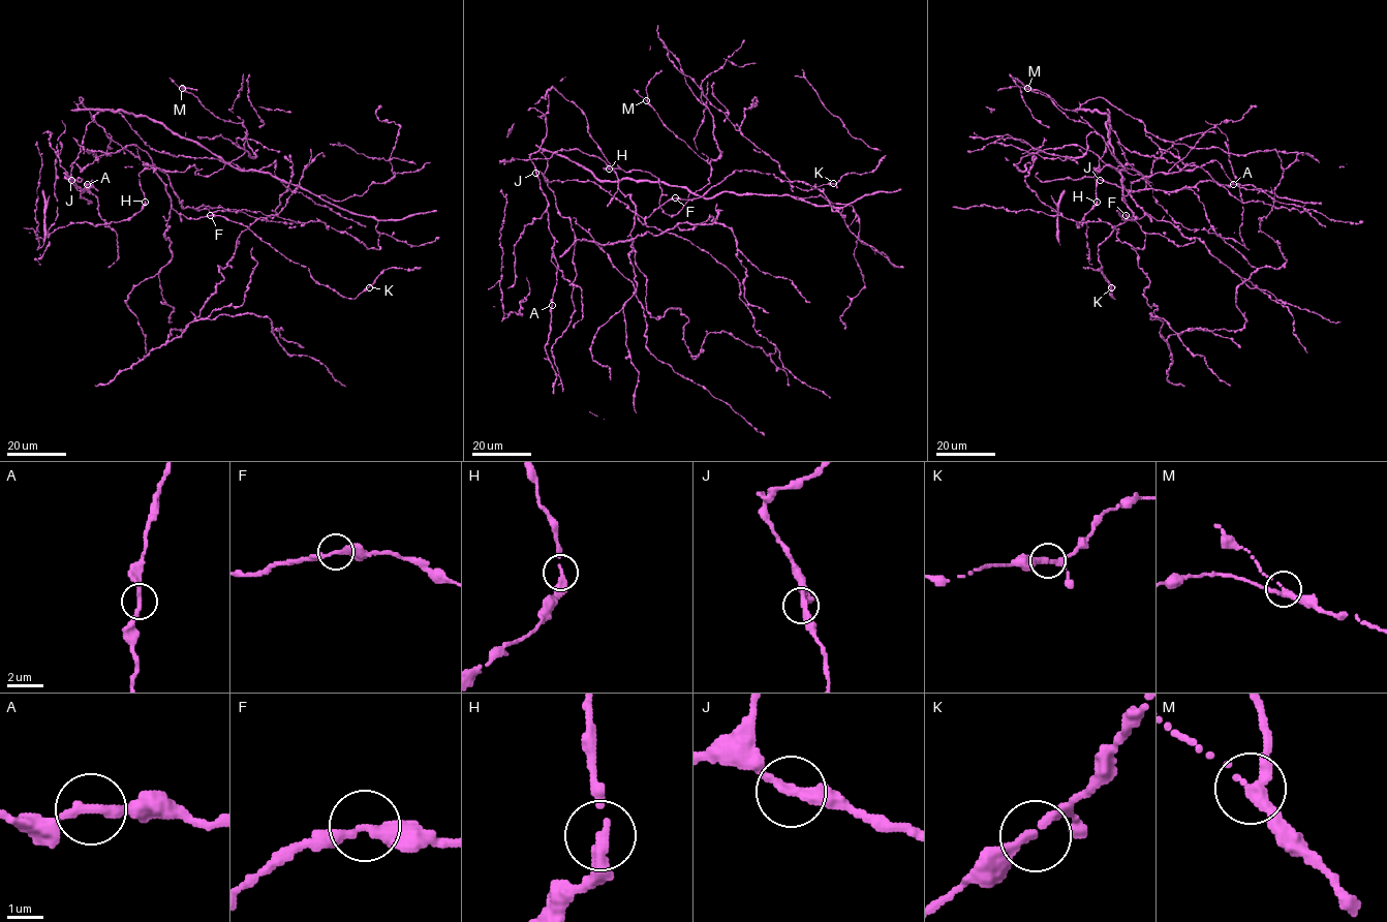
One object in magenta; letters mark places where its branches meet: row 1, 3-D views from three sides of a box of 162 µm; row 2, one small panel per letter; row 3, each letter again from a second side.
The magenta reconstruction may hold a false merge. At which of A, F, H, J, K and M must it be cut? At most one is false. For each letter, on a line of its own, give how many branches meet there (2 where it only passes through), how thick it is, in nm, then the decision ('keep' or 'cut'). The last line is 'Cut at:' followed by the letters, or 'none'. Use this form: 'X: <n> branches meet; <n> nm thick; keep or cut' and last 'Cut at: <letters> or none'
A: 2 branches meet; 280 nm thick; keep
F: 2 branches meet; 280 nm thick; keep
H: 2 branches meet; 280 nm thick; keep
J: 2 branches meet; 280 nm thick; keep
K: 2 branches meet; 280 nm thick; keep
M: 2 branches meet; 300 nm thick; keep
Cut at: none

